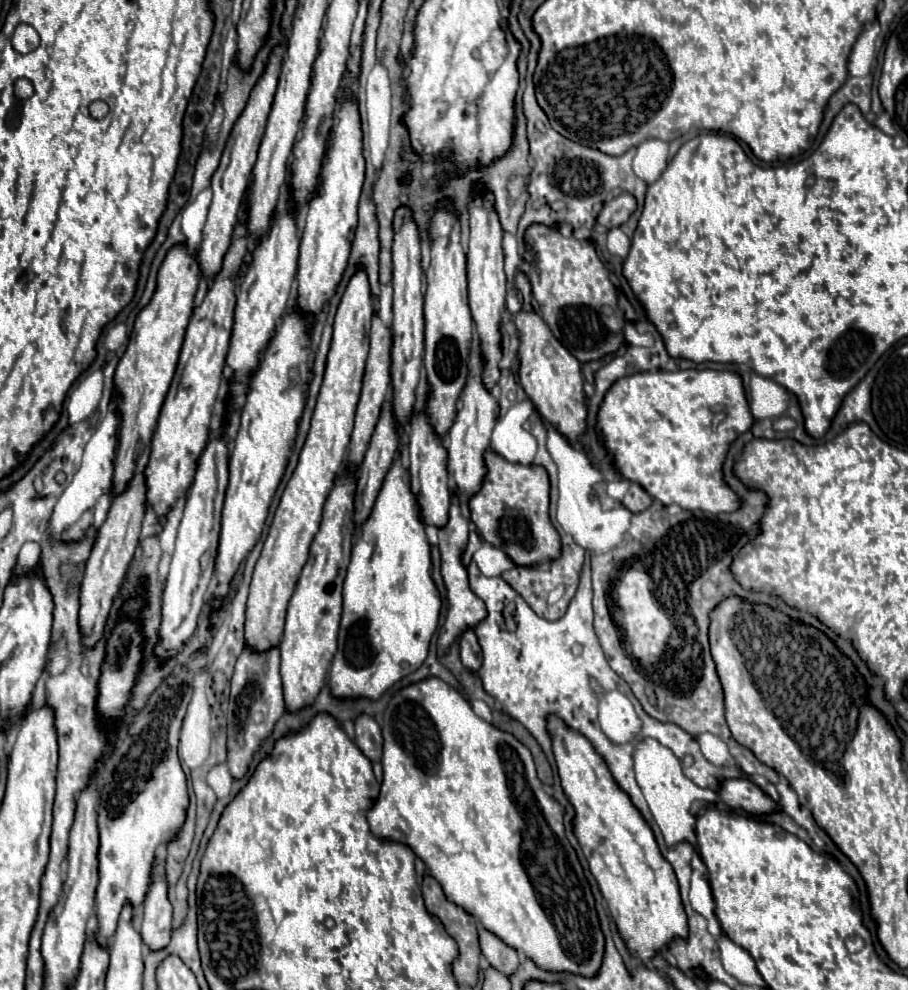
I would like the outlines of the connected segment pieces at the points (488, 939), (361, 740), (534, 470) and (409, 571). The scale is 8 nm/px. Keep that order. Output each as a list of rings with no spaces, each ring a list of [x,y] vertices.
[[[483,926],[477,928],[479,930],[479,944],[481,944],[481,952],[485,954],[485,958],[489,960],[489,964],[493,968],[497,968],[503,974],[511,974],[515,970],[515,964],[519,964],[519,954],[515,948],[511,948],[509,944],[505,944],[499,936],[495,936],[493,932],[485,930]]]
[[[359,714],[355,718],[355,744],[369,760],[379,760],[383,738],[381,738],[381,728],[373,716]]]
[[[485,450],[485,466],[487,474],[483,478],[483,486],[477,494],[469,498],[469,510],[471,510],[471,522],[477,526],[481,538],[489,542],[491,546],[503,550],[517,566],[535,566],[541,560],[553,560],[559,556],[561,540],[557,530],[553,528],[549,520],[549,478],[545,468],[541,466],[523,466],[523,464],[513,464],[503,460],[499,454]]]
[[[401,454],[395,456],[383,486],[377,494],[369,518],[359,526],[359,534],[353,540],[351,564],[343,584],[343,616],[339,628],[339,650],[333,658],[329,686],[335,696],[367,696],[379,698],[389,686],[403,676],[415,672],[427,658],[431,636],[437,628],[441,598],[431,578],[431,546],[425,536],[425,524],[421,520],[421,508],[417,496],[407,480],[407,468]]]

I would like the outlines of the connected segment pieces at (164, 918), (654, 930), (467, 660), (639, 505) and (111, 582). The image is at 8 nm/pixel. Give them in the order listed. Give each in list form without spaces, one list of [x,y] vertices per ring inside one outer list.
[[[153,870],[149,892],[143,902],[143,916],[139,924],[139,932],[143,942],[151,950],[159,950],[169,944],[173,924],[173,908],[167,896],[167,882],[165,872]]]
[[[549,714],[547,730],[553,742],[553,754],[555,754],[555,762],[561,778],[561,788],[569,798],[571,806],[575,808],[575,818],[571,822],[573,834],[581,844],[581,850],[589,862],[591,874],[595,876],[601,888],[603,898],[607,900],[609,912],[619,928],[619,934],[625,938],[627,946],[635,950],[645,964],[649,964],[651,956],[655,956],[655,952],[659,952],[661,946],[665,946],[669,940],[673,940],[675,936],[687,936],[687,916],[681,904],[675,872],[671,864],[663,860],[649,824],[643,820],[639,810],[631,804],[631,798],[627,796],[627,792],[619,788],[619,784],[609,772],[607,762],[603,760],[601,754],[597,754],[595,746],[579,730],[565,724],[565,720],[561,720],[557,714]]]
[[[467,628],[461,634],[461,638],[459,638],[459,652],[461,652],[463,666],[477,674],[477,670],[481,666],[481,646],[477,642],[477,636],[475,636],[473,628]]]
[[[633,482],[633,484],[629,486],[625,498],[621,500],[621,504],[623,504],[627,510],[631,510],[633,514],[635,514],[635,512],[643,512],[645,508],[651,506],[651,496],[649,496],[643,488],[639,488],[639,484]]]
[[[137,472],[129,480],[127,488],[113,498],[111,508],[107,512],[107,520],[99,528],[93,552],[87,560],[85,576],[81,582],[81,610],[79,610],[79,626],[83,632],[85,646],[93,646],[103,636],[103,624],[105,624],[109,608],[113,604],[113,596],[117,594],[123,574],[127,570],[127,564],[131,562],[133,552],[137,548],[139,534],[141,534],[141,520],[145,516],[145,510],[147,510],[145,474]]]

